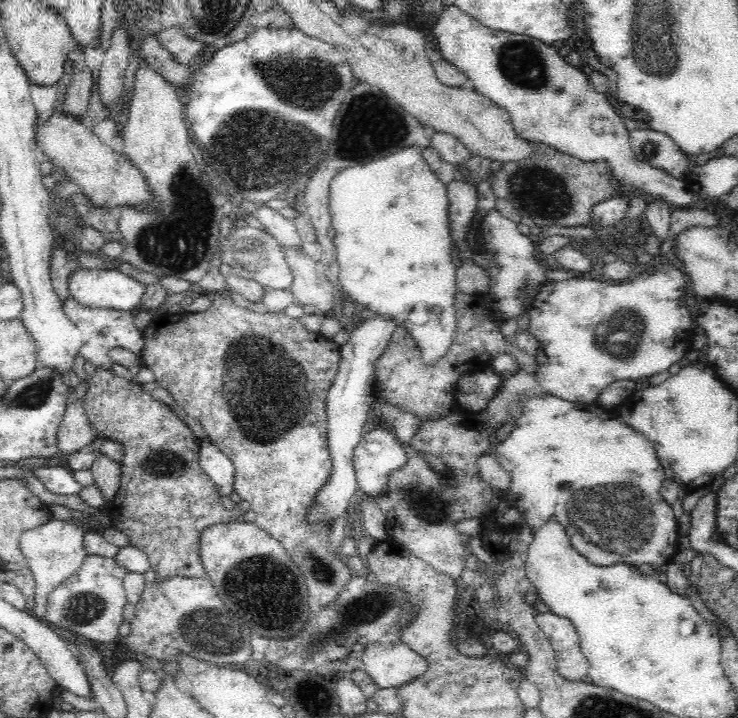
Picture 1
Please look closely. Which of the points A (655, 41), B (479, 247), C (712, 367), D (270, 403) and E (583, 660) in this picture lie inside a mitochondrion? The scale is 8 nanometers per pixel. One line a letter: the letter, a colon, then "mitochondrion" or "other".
A: mitochondrion
B: other
C: other
D: mitochondrion
E: other

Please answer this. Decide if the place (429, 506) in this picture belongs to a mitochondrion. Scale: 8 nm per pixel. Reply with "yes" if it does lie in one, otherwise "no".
yes

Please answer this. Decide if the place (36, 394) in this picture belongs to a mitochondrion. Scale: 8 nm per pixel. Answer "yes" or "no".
yes

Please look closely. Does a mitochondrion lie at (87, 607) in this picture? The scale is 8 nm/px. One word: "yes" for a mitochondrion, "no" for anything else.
yes

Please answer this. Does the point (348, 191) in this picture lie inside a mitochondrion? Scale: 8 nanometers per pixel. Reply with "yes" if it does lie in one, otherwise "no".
no

